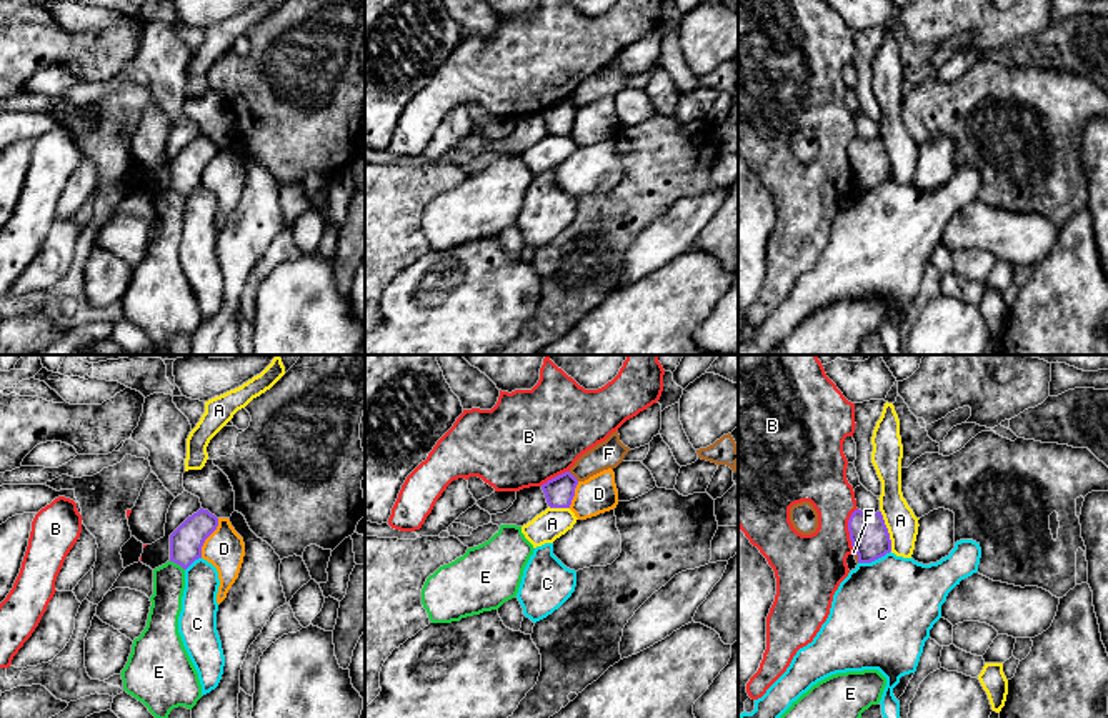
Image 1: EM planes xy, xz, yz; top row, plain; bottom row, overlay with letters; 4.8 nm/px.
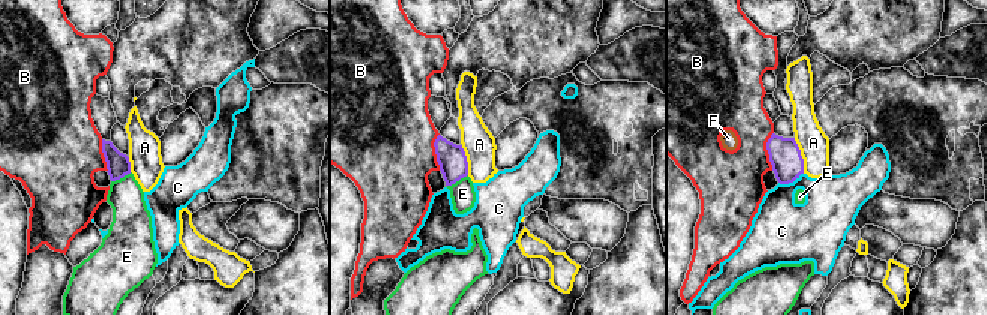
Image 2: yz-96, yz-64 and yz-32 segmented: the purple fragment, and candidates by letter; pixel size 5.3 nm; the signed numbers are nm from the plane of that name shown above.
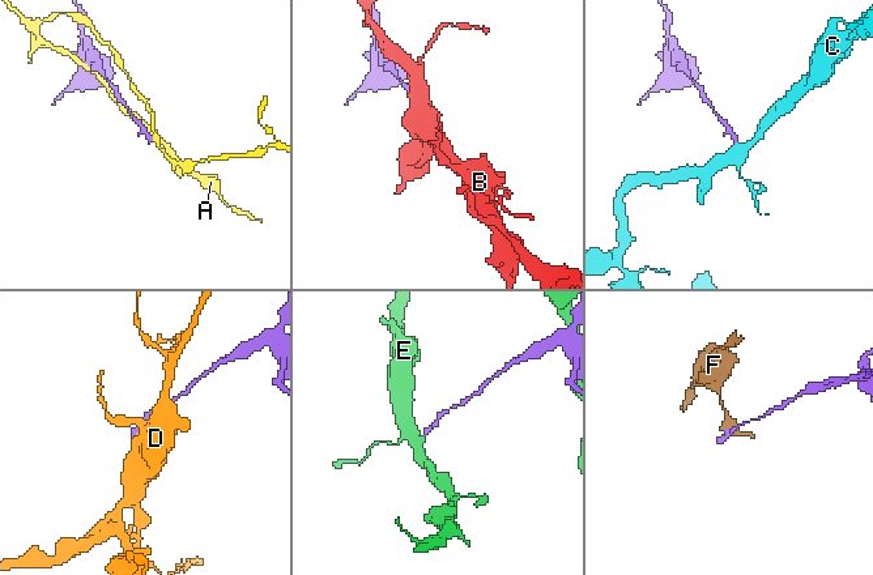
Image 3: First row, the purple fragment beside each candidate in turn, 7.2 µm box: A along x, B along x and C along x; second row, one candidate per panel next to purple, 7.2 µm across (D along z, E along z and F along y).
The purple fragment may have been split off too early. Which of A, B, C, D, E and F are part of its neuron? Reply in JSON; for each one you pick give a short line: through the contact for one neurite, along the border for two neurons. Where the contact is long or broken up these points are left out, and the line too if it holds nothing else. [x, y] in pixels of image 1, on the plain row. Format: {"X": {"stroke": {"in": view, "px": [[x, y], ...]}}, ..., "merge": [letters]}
{"merge": []}

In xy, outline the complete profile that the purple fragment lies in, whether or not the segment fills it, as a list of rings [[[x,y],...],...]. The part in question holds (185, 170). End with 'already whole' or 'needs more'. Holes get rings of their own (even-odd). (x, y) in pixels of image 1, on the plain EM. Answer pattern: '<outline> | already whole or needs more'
[[[200,135],[170,162],[170,188],[187,197],[202,185],[205,167],[217,157],[218,145]]] | already whole

